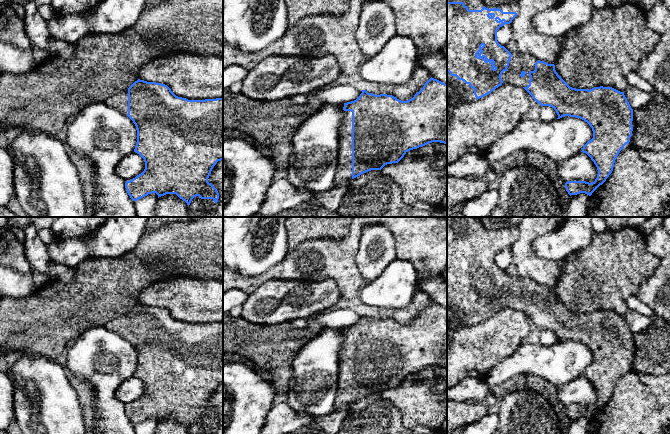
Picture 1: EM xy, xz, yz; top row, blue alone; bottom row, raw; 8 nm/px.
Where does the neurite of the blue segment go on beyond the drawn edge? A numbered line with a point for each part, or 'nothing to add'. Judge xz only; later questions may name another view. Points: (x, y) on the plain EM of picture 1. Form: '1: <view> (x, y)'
1: xz (343, 397)

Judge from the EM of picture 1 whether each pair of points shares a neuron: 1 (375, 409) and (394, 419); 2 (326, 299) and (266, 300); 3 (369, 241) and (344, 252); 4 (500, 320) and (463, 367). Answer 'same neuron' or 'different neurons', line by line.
1: same neuron
2: same neuron
3: different neurons
4: same neuron

